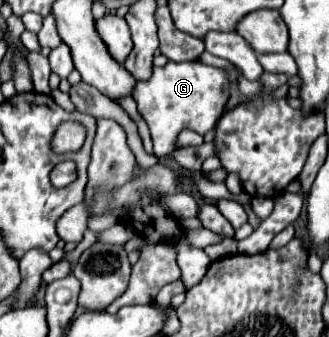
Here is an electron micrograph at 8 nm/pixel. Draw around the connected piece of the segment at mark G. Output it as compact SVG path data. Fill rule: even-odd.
M168 62L164 68L154 68L150 80L138 82L132 96L138 104L140 116L150 128L154 154L160 158L176 150L176 136L184 128L194 130L200 136L214 128L230 98L230 78L228 72L224 72L222 68L206 66L202 62Z

